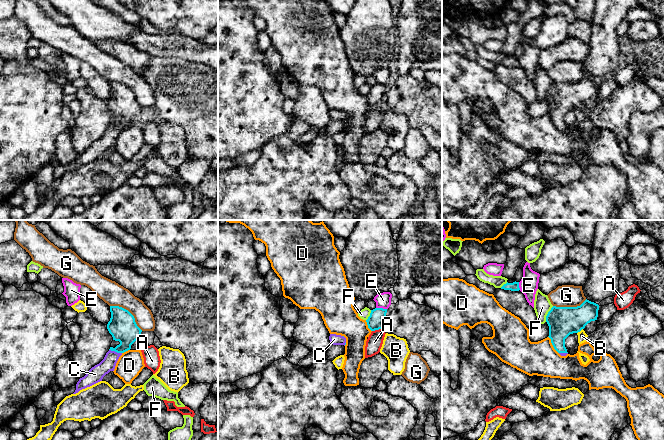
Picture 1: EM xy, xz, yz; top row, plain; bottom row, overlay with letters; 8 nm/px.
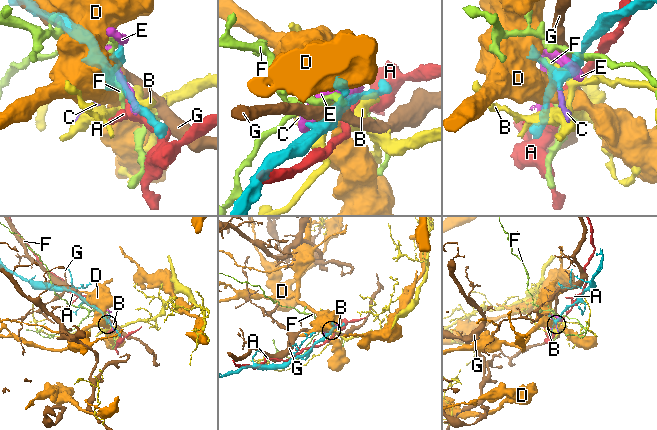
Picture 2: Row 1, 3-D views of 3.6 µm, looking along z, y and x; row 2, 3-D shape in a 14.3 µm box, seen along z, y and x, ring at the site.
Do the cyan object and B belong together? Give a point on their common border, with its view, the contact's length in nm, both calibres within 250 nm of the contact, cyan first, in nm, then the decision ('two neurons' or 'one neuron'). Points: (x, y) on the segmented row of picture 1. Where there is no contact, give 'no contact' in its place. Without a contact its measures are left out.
contact yz (579, 331); length 60 nm; calibres 240 and 80 nm; two neurons

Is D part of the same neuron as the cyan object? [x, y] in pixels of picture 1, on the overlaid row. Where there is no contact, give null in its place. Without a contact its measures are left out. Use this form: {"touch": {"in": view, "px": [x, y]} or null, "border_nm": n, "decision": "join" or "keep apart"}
{"touch": {"in": "yz", "px": [552, 344]}, "border_nm": 170, "decision": "keep apart"}

